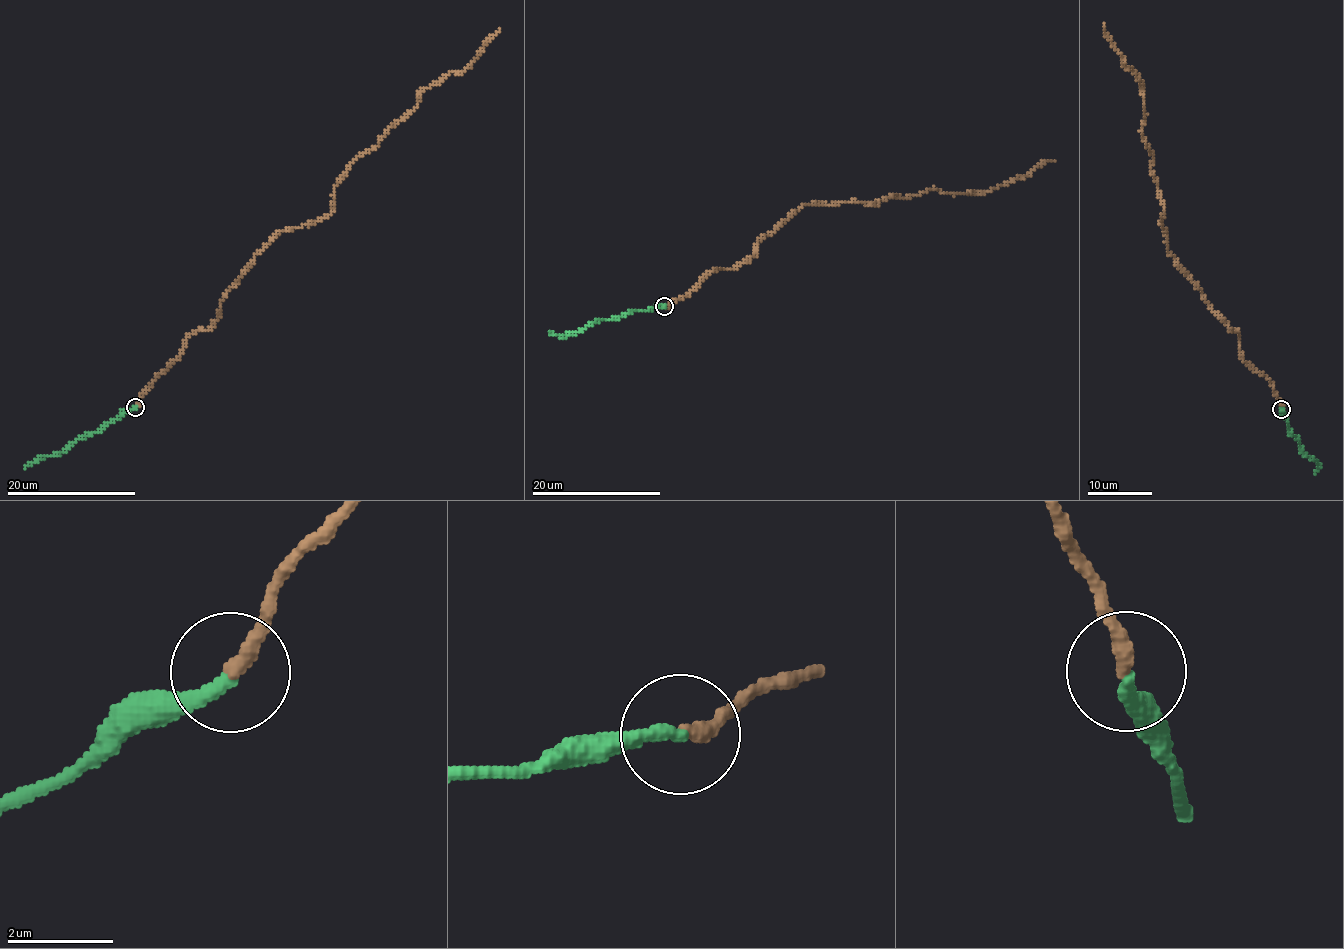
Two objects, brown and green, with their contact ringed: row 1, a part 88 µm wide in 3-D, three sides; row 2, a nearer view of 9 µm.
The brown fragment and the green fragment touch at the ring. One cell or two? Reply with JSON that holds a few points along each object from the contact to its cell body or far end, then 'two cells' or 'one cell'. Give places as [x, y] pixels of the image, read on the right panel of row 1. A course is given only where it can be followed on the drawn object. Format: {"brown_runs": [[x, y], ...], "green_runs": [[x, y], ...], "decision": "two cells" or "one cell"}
{"brown_runs": [[1281, 409], [1272, 384], [1242, 357], [1239, 334], [1168, 251], [1141, 130], [1142, 86], [1104, 24]], "green_runs": [[1281, 409], [1287, 427], [1300, 440], [1300, 449], [1318, 465], [1316, 473]], "decision": "one cell"}

